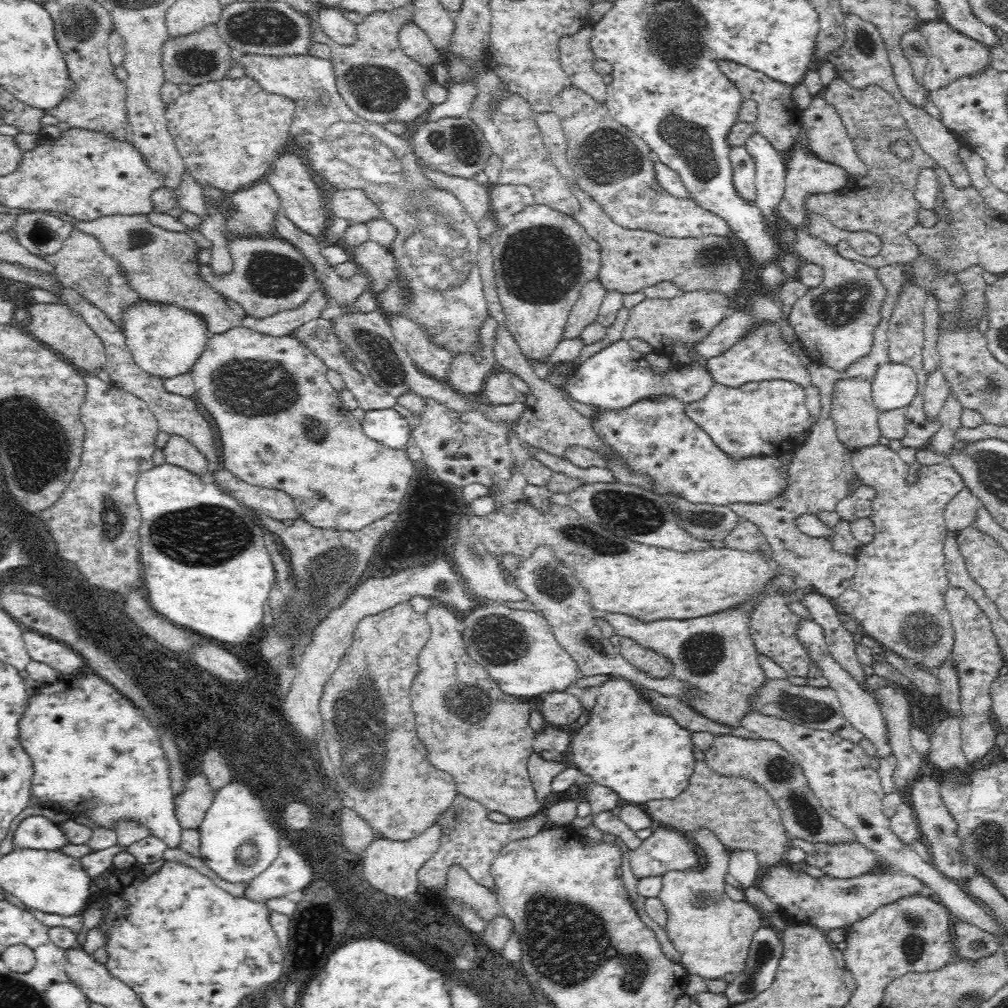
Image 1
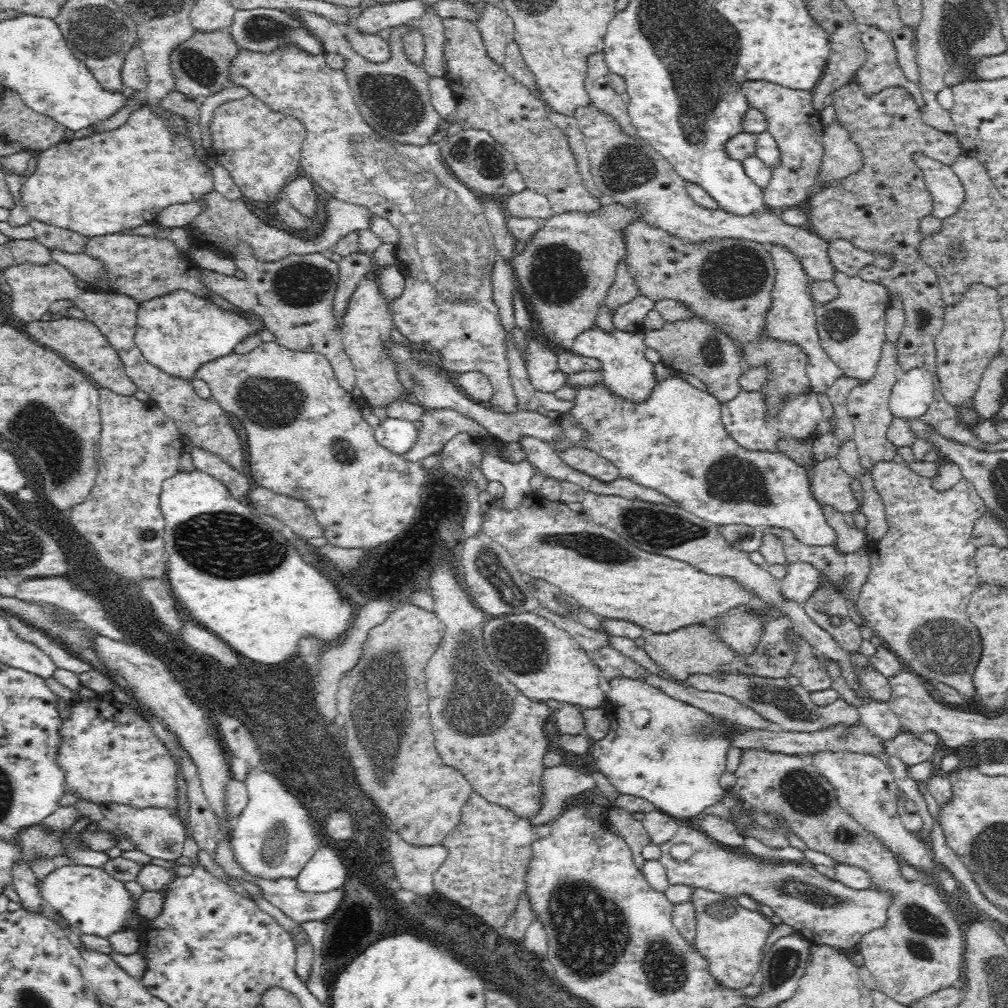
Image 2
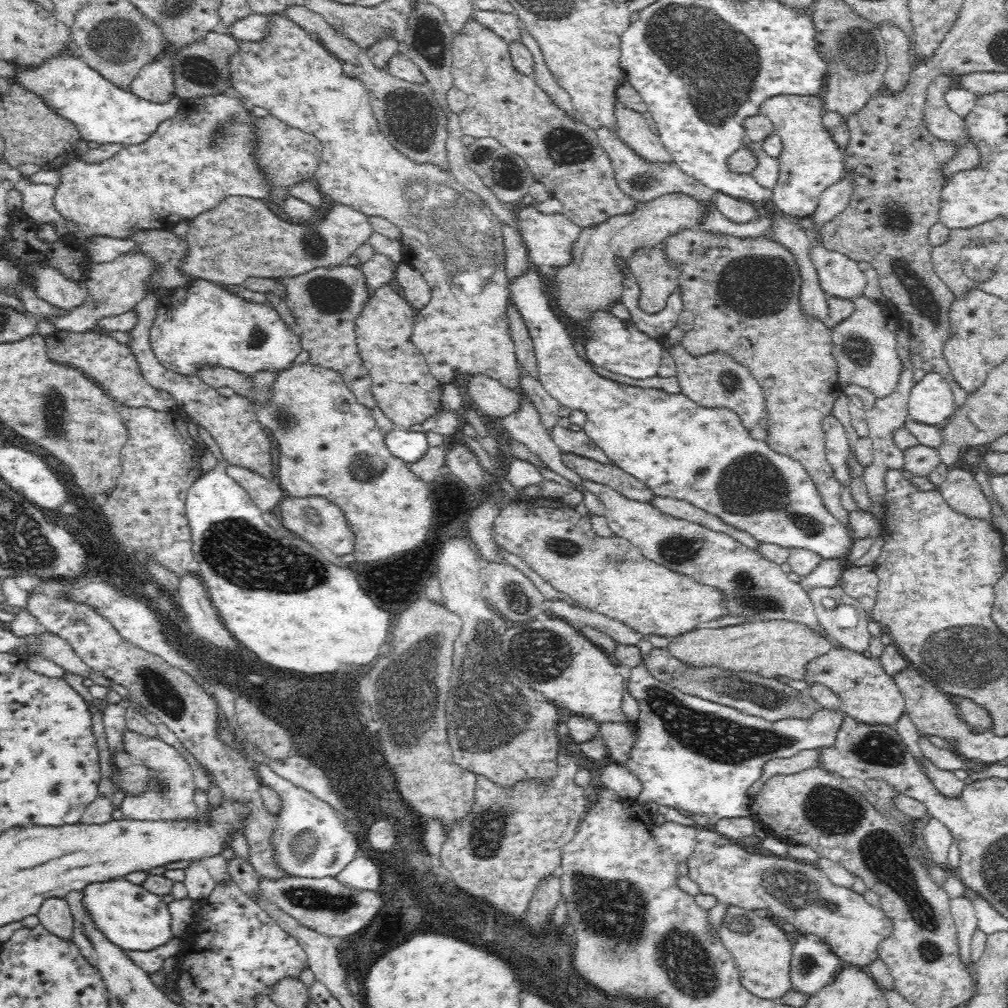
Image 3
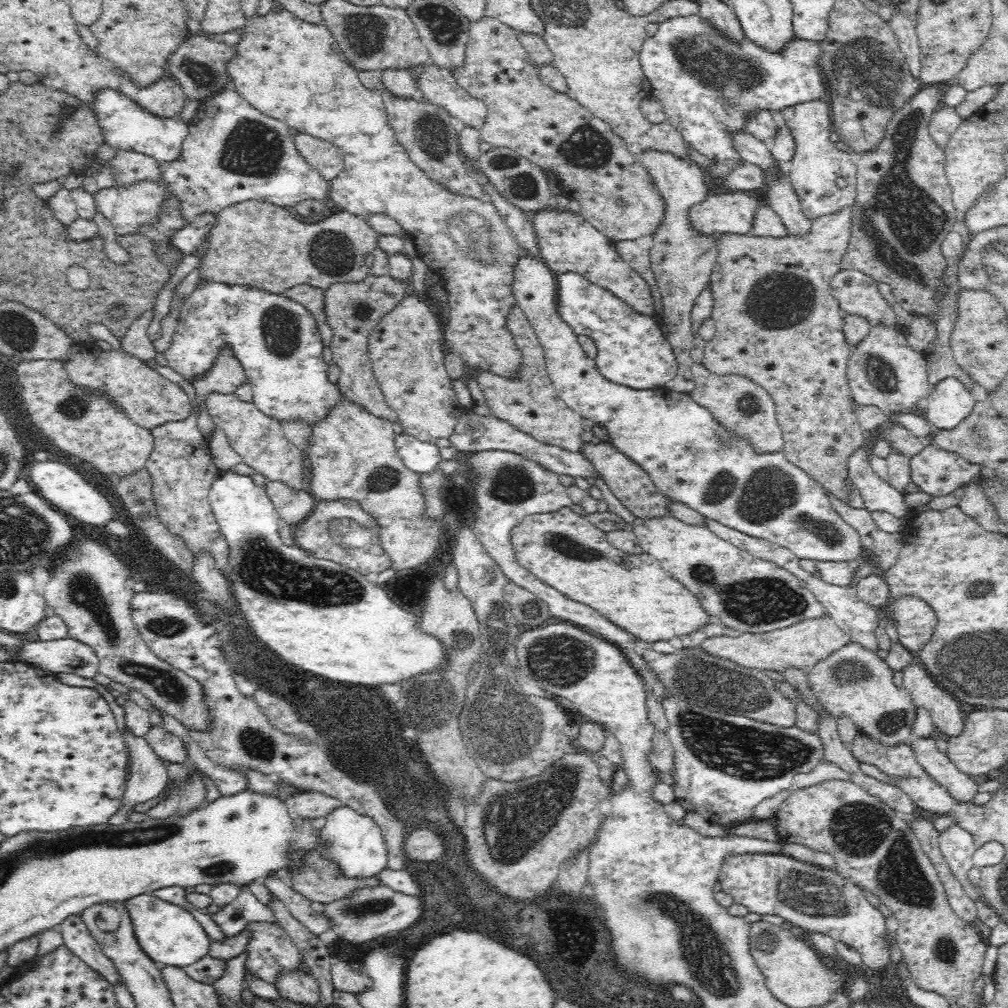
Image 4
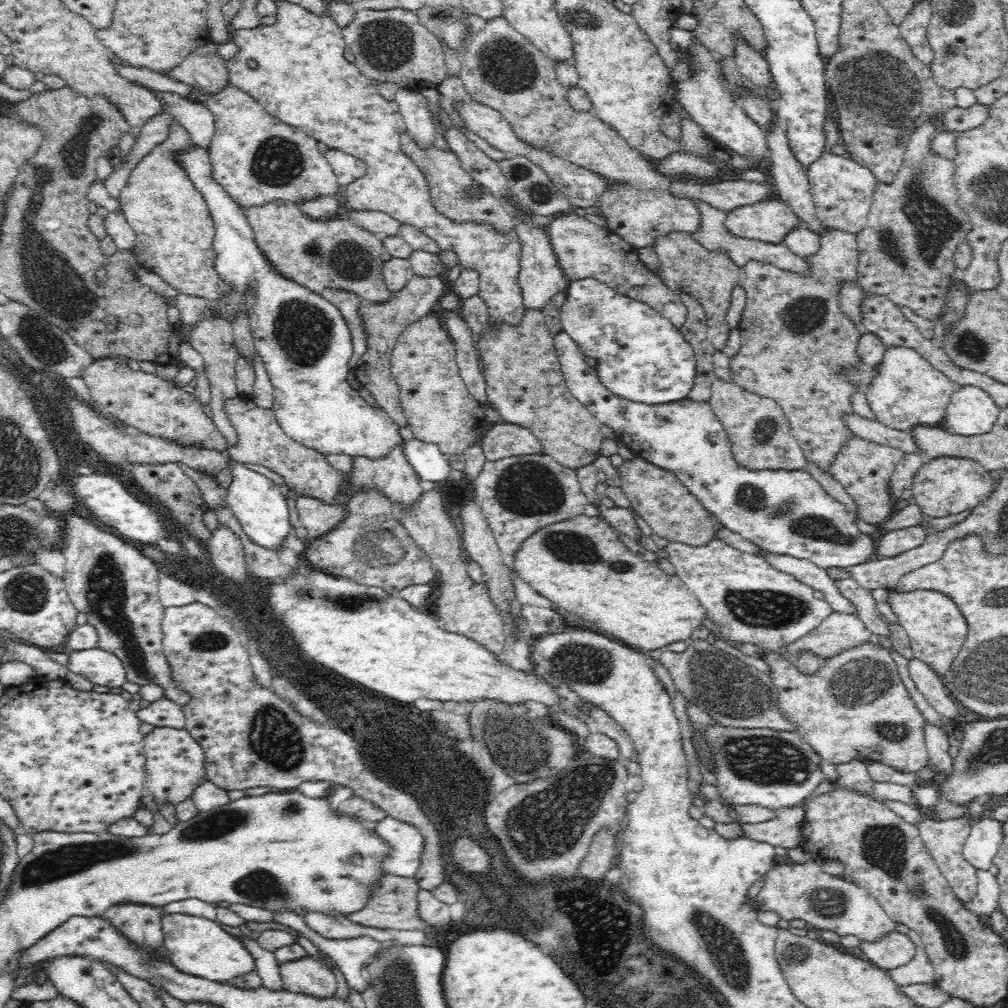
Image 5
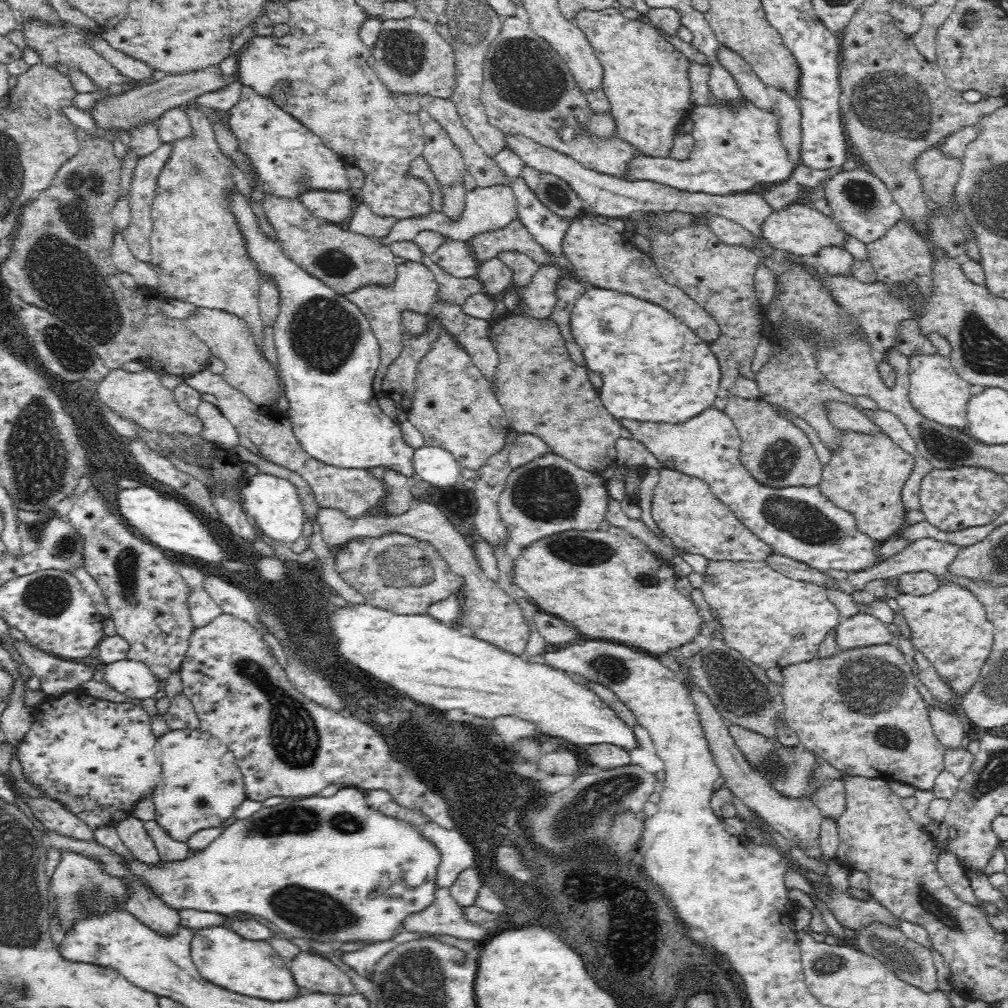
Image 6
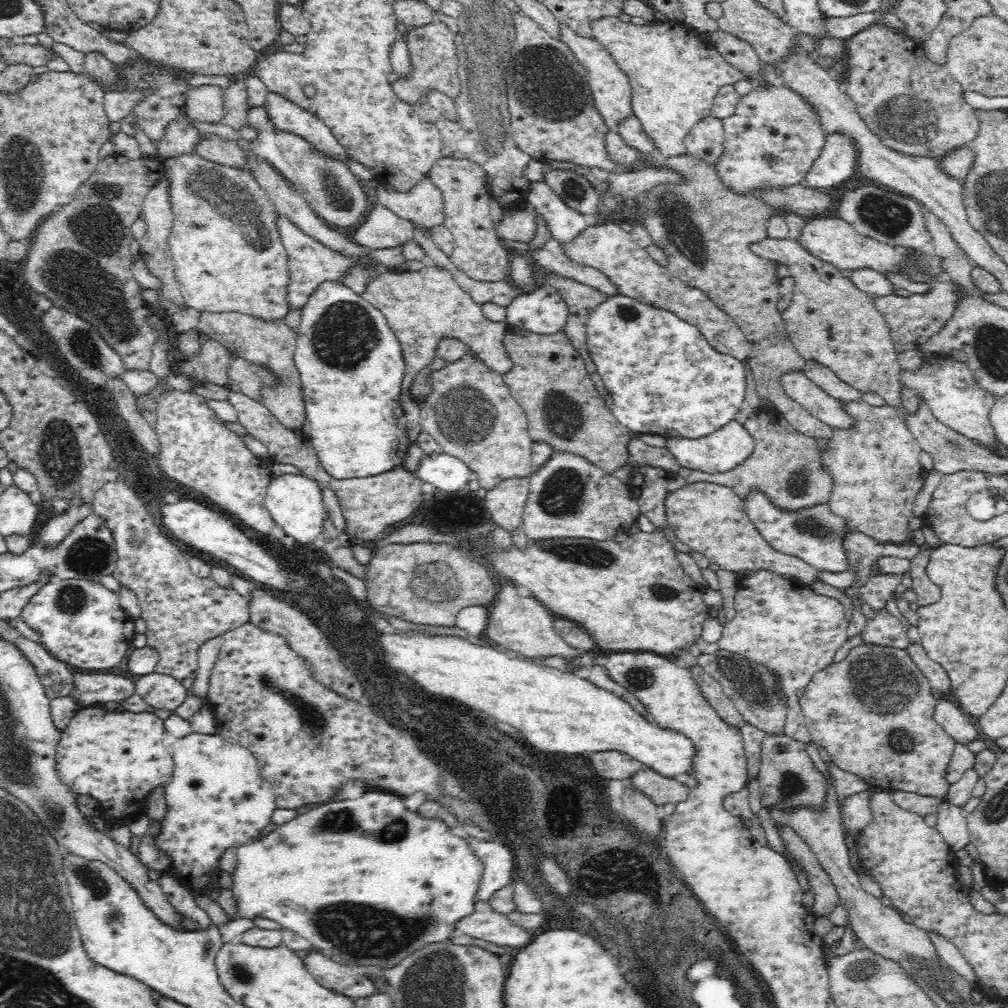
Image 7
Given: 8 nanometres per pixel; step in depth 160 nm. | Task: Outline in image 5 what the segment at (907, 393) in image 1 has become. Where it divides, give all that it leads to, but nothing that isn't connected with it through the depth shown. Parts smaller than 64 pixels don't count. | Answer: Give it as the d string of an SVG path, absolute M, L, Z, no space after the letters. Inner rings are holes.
M959 385L950 393L938 426L952 434L984 433L996 415L997 405L981 388Z

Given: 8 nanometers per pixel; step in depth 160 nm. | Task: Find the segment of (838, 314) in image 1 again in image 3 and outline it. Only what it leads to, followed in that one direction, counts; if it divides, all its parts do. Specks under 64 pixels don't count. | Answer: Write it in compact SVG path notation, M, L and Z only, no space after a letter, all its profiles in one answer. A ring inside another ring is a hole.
M862 293L852 300L854 310L842 322L829 322L832 356L837 366L839 381L852 381L866 387L874 396L886 396L897 381L900 361L895 353L895 334L900 317L894 311L882 311L878 302L868 299Z

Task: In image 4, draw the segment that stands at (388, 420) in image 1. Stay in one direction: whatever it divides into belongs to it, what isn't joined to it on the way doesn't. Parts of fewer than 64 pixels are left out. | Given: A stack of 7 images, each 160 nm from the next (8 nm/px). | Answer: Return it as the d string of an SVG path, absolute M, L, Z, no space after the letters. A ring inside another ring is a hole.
M404 432L396 435L394 442L403 465L418 474L431 471L443 460L434 442L414 438Z

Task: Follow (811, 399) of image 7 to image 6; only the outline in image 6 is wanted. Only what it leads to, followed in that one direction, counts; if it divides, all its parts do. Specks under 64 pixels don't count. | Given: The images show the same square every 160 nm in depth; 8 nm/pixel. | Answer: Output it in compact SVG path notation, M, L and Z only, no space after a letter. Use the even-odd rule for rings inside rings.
M828 402L826 413L828 413L830 421L838 427L838 430L851 430L857 434L880 434L883 430L869 417L868 412L856 408L856 406Z

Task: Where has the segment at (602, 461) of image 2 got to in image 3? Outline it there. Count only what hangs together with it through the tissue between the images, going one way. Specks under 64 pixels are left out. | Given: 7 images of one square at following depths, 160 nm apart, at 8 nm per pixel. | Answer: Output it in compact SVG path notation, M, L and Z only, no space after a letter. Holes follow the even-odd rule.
M562 452L561 458L564 464L572 468L583 480L606 484L608 488L626 498L649 503L651 496L654 495L654 492L646 488L642 481L638 481L614 463L599 462L569 452Z

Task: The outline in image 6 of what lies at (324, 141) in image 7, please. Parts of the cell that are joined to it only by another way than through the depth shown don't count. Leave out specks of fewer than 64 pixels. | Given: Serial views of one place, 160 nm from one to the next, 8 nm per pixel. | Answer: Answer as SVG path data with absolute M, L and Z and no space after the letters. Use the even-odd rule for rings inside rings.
M242 85L239 88L237 101L230 105L225 111L225 126L227 132L233 136L237 144L237 152L245 158L245 164L249 170L242 170L246 174L248 191L244 195L254 203L262 203L267 197L276 199L298 198L303 193L312 190L318 191L351 191L346 175L347 162L332 149L328 148L315 134L312 134L295 118L287 112L280 110L269 98L260 96L252 89Z

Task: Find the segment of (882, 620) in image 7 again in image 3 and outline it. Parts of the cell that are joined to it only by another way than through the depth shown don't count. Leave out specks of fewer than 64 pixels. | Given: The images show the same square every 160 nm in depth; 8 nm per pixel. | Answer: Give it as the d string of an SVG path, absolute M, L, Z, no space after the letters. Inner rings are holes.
M787 620L748 621L736 626L695 628L672 637L665 650L690 668L715 667L731 672L750 672L762 678L805 681L807 665L833 646L803 624Z

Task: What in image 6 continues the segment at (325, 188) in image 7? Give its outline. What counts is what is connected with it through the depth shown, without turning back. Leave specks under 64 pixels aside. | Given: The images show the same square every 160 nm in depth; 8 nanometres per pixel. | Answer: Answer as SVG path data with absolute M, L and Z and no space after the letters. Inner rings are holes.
M312 190L303 193L298 197L302 205L320 220L327 223L342 223L350 220L352 210L356 208L353 191L335 192Z

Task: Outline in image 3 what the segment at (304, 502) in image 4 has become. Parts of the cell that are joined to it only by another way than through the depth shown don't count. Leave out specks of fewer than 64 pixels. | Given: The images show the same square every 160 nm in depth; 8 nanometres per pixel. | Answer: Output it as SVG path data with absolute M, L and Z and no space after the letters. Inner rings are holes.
M232 464L221 466L222 471L244 489L250 500L263 512L275 512L276 503L284 496L274 480L262 478L259 474Z

